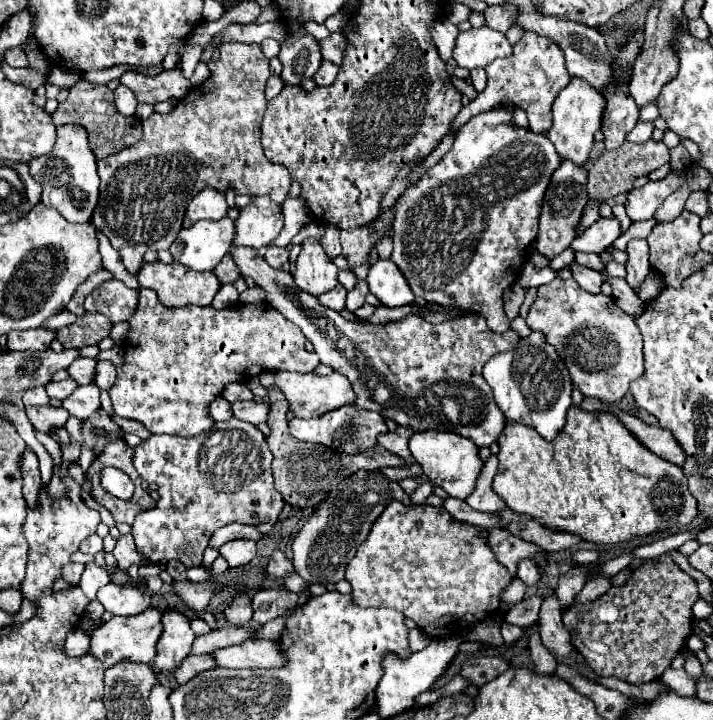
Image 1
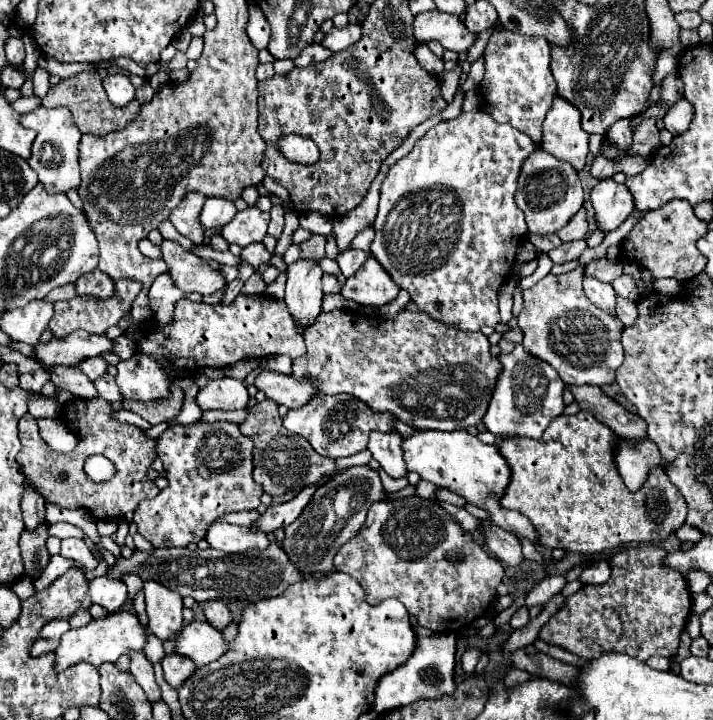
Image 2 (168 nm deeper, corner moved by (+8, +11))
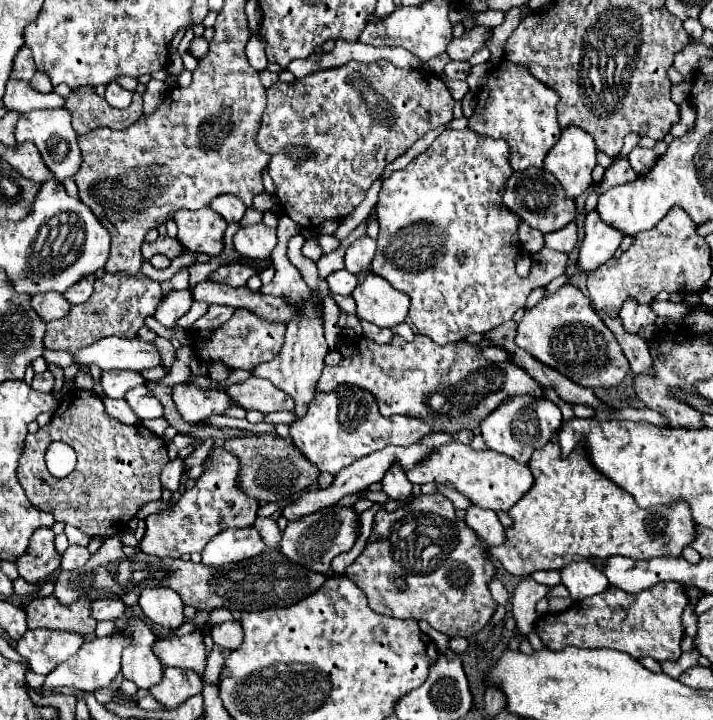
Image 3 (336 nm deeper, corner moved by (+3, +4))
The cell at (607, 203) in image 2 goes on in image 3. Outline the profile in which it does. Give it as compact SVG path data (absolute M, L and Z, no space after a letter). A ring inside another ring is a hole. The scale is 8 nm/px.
M592 210L584 222L584 240L580 244L576 266L584 274L596 270L600 264L608 262L614 256L622 238L624 236L616 236L616 232L612 232L612 228L608 228L608 224L604 224Z

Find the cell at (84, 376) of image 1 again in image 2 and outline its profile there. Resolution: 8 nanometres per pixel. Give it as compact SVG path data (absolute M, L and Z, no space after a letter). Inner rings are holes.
M87 357L83 359L79 365L79 371L83 371L91 381L95 381L95 377L101 377L107 371L107 363L103 357Z

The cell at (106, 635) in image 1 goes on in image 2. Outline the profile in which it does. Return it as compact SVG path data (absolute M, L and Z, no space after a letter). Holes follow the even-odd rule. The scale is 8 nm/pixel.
M117 611L117 613L109 613L103 619L93 619L91 623L79 627L79 629L69 629L63 637L59 647L55 649L55 669L63 671L69 665L75 665L79 661L87 661L95 667L99 667L101 663L115 663L121 655L125 655L127 651L141 651L147 643L147 631L141 625L139 617L135 613L129 611Z

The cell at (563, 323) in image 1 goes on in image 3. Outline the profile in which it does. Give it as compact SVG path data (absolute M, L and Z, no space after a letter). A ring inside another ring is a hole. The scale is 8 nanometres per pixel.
M564 284L556 294L540 300L524 314L518 324L516 344L536 356L536 360L586 388L618 386L630 372L628 360L614 334L590 308L590 300L572 284Z

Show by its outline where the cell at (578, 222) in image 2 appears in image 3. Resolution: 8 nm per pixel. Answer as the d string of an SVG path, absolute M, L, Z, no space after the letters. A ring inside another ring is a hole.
M570 222L570 224L564 226L562 230L544 234L544 246L550 248L550 250L556 250L556 252L568 254L568 252L576 246L576 242L578 242L578 228L576 228L576 222Z

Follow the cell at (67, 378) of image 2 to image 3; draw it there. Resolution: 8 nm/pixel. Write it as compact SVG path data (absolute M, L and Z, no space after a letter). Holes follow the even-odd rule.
M102 396L102 400L106 406L106 412L110 416L114 416L116 420L120 420L122 424L130 424L130 426L140 424L140 418L132 412L132 408L128 406L126 400L114 400L114 398L106 398L106 396Z

